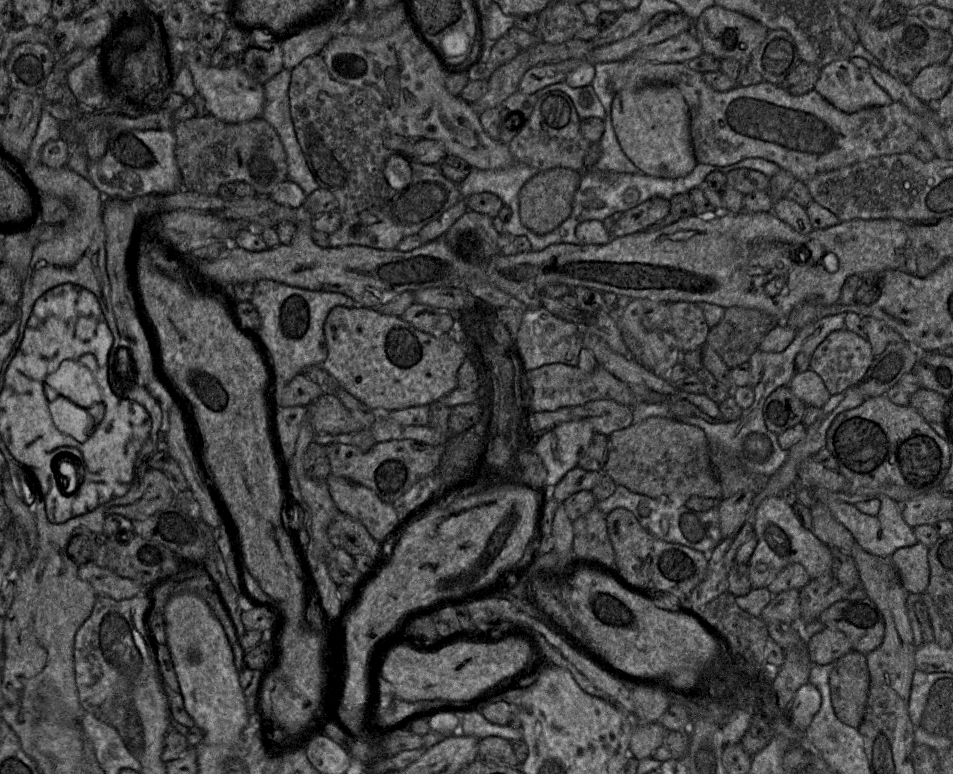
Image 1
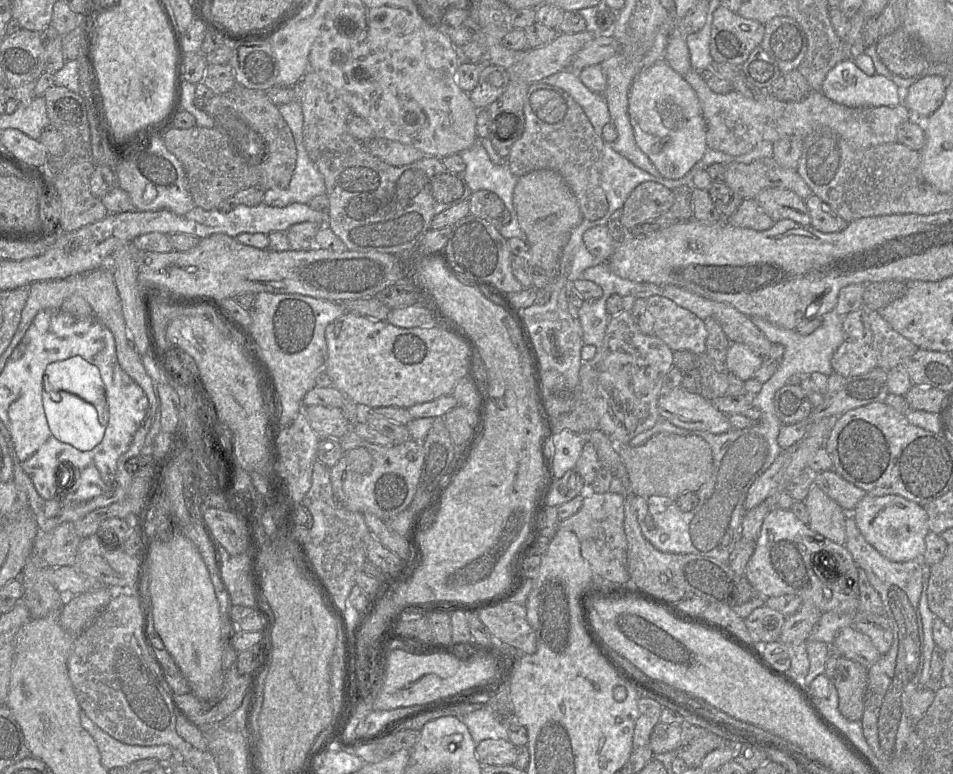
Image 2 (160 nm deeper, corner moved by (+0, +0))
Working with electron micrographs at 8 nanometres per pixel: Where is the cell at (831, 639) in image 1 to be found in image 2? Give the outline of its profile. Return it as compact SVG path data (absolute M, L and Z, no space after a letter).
M852 626L840 630L830 647L834 654L857 661L866 668L882 656L871 639Z

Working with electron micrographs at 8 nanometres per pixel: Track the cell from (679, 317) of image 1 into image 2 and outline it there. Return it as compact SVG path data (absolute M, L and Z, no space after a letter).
M651 296L646 302L654 320L654 336L673 352L705 353L708 332L702 319L663 296Z

